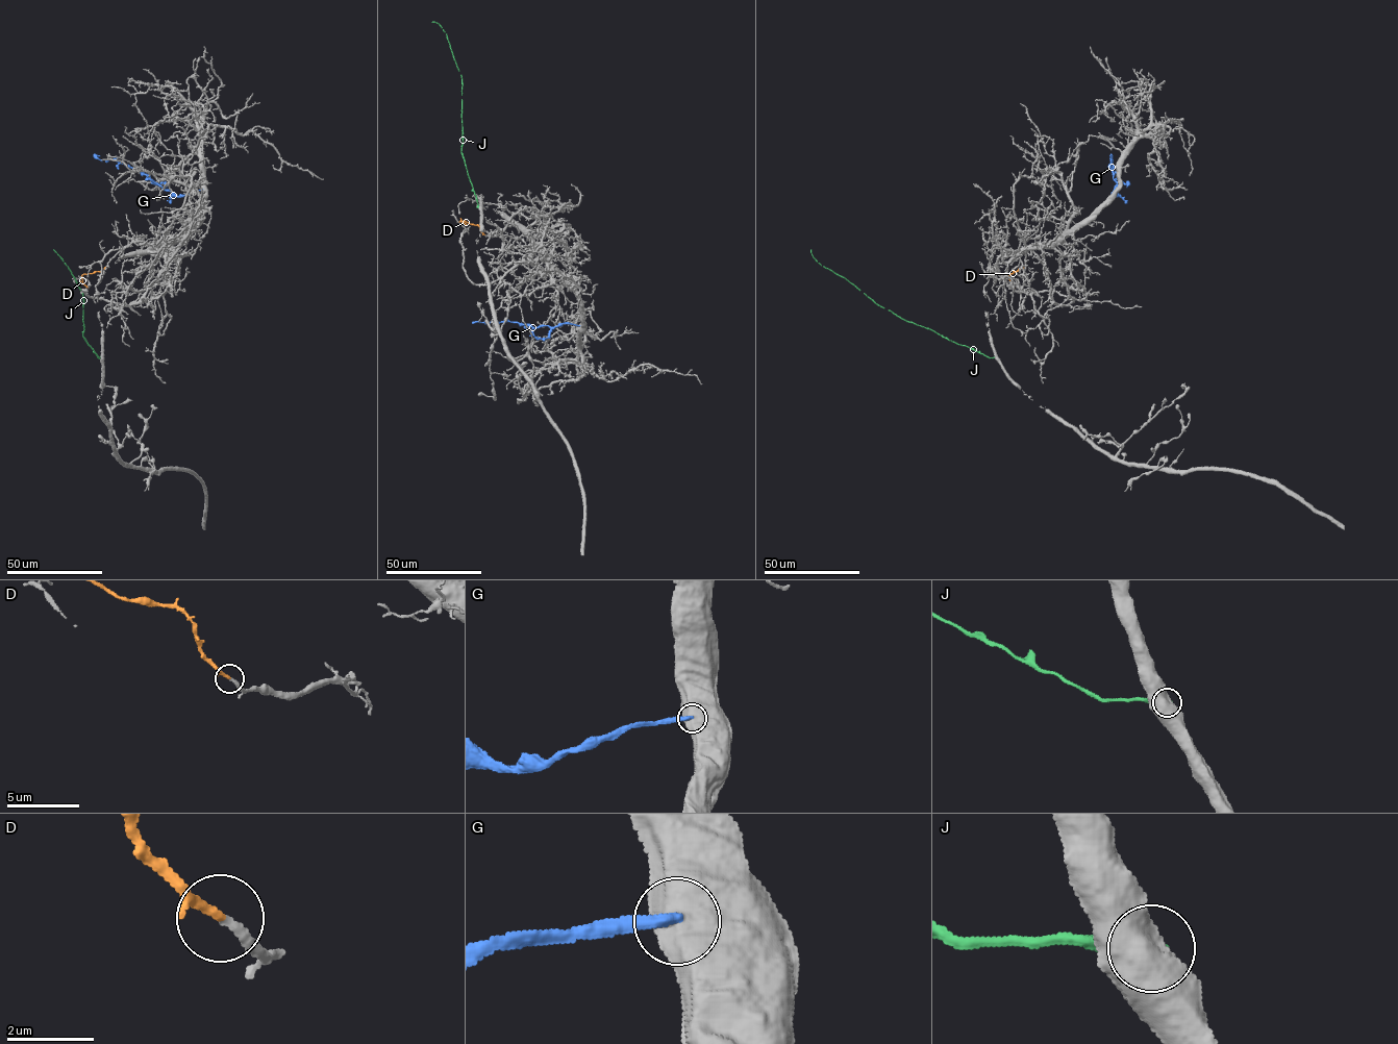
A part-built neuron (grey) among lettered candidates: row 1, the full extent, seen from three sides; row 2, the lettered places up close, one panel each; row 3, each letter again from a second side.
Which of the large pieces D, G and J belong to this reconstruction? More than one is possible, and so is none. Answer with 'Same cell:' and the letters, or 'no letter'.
Same cell: D

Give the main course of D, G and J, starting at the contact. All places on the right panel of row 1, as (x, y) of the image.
D: (1023, 267), (1009, 275), (1014, 288)
G: (1115, 190), (1117, 182), (1109, 156)
J: (998, 357), (956, 344), (878, 305), (844, 277), (821, 266), (812, 249)

